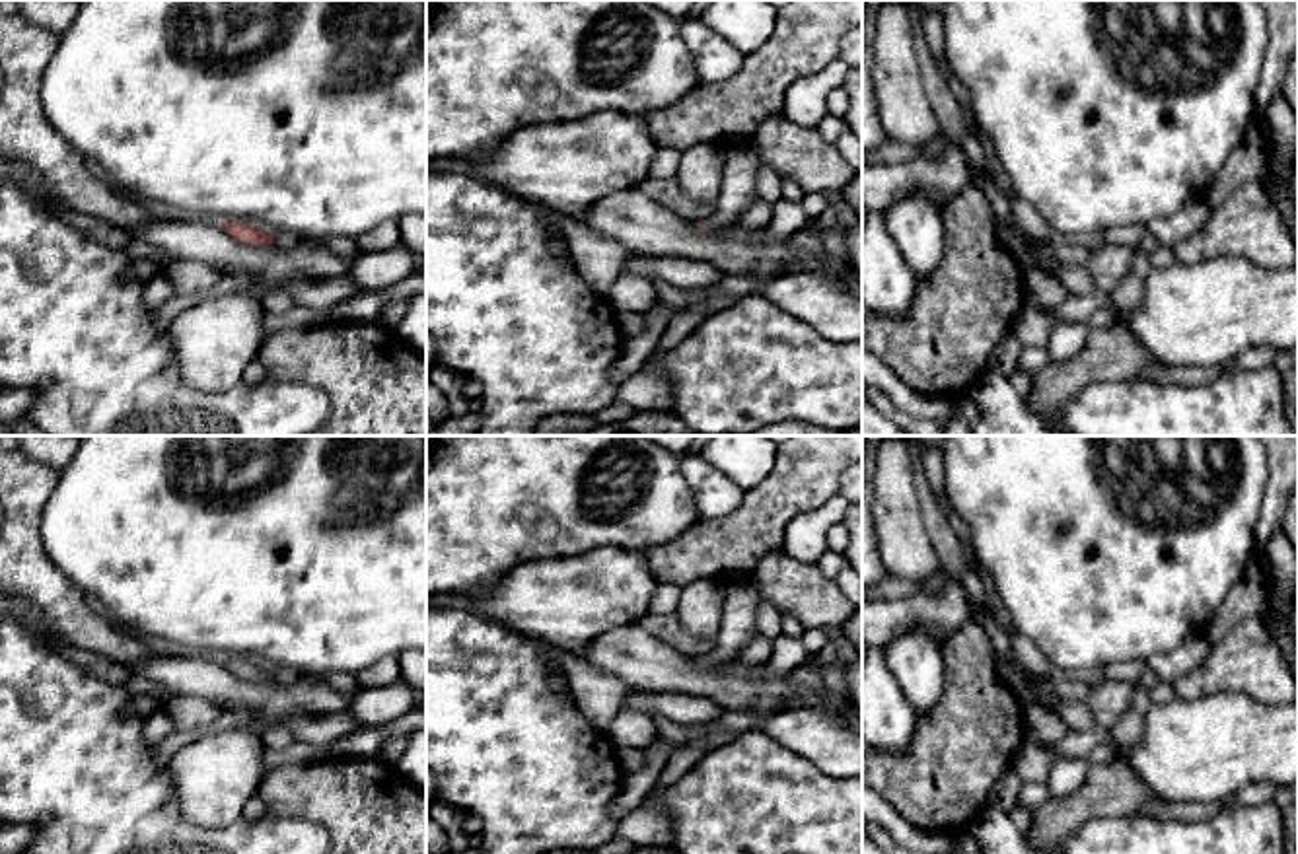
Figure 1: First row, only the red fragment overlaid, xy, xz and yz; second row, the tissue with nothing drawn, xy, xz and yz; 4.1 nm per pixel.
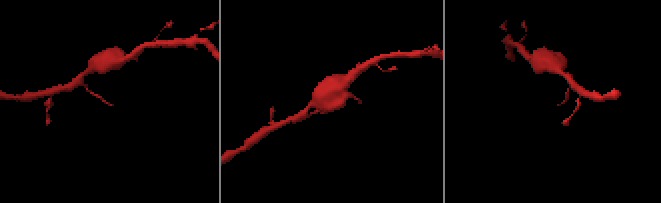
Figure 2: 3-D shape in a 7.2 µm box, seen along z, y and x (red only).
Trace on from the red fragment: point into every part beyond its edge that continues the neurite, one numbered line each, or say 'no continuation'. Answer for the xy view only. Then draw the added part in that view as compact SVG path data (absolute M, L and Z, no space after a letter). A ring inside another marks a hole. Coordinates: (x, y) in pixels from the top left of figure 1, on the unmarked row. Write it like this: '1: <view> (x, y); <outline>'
no continuation

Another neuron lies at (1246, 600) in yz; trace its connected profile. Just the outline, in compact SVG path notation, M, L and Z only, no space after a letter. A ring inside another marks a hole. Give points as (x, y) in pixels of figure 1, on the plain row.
M1240 580L1216 609L1205 632L1212 644L1220 642L1245 619L1259 619L1267 599L1265 584Z

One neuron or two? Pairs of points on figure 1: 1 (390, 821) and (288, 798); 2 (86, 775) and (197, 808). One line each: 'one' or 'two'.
1: one
2: two

